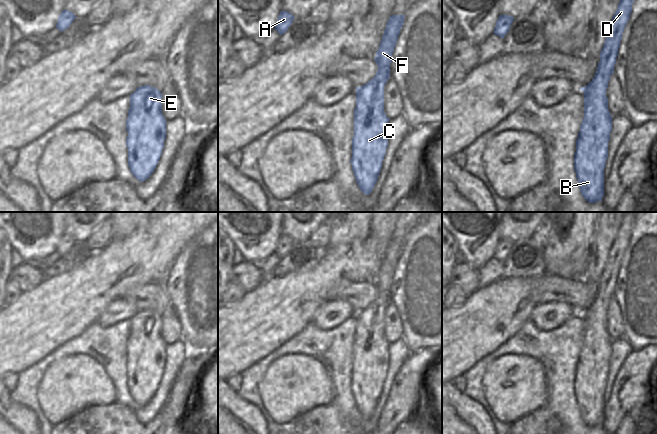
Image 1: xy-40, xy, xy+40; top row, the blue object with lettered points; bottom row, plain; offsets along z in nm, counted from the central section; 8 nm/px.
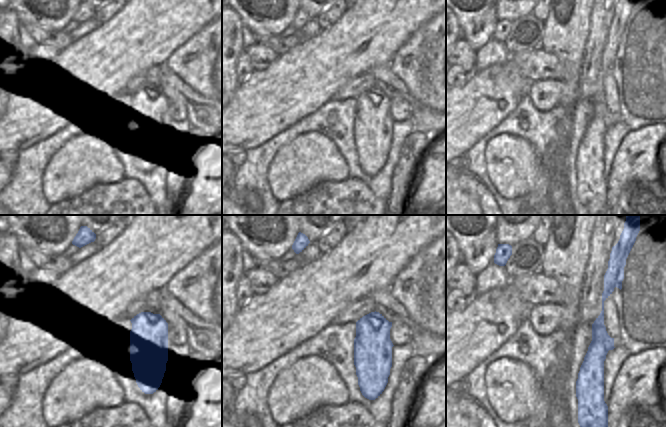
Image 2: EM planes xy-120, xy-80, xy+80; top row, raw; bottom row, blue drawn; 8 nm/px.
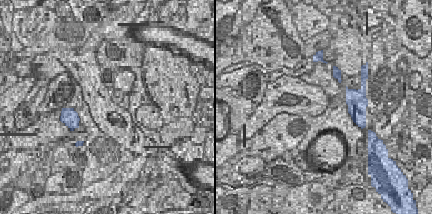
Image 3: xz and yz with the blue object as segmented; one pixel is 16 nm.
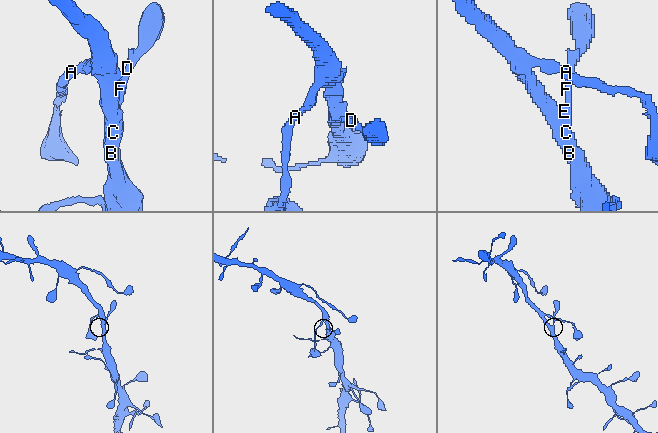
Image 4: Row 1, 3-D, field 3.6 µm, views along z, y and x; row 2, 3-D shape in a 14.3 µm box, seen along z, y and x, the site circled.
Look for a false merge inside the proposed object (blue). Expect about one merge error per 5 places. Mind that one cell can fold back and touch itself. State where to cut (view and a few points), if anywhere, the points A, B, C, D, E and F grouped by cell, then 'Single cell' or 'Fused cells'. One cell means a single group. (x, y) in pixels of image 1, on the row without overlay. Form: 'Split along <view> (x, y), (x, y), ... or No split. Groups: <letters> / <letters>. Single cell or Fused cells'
No split. Groups: A B C D E F. Single cell

